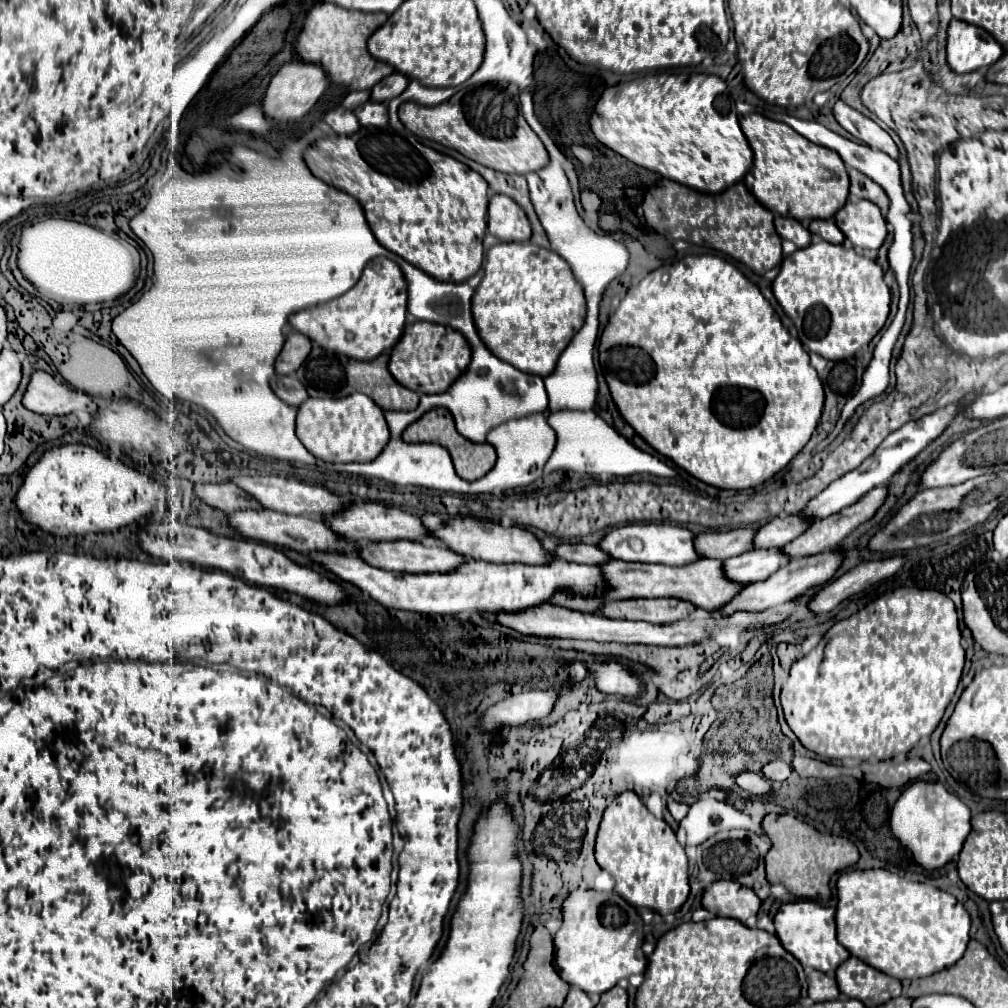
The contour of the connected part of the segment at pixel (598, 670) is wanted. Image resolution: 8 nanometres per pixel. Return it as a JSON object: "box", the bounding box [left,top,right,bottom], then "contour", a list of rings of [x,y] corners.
{"box":[590,659,644,697],"contour":[[[612,659],[610,663],[592,665],[590,671],[592,671],[596,687],[604,693],[620,693],[628,697],[628,695],[638,695],[644,691],[644,685],[618,659]]]}

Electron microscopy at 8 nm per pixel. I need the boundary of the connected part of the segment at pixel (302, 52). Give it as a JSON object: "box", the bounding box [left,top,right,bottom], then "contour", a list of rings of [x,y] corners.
{"box":[294,3,394,91],"contour":[[[320,3],[314,5],[304,21],[304,27],[294,43],[294,51],[304,63],[320,65],[332,83],[346,85],[352,91],[372,89],[376,81],[384,79],[388,73],[394,73],[392,67],[384,65],[386,69],[376,69],[378,61],[366,51],[368,37],[386,21],[386,13],[360,13],[348,11],[334,3]]]}

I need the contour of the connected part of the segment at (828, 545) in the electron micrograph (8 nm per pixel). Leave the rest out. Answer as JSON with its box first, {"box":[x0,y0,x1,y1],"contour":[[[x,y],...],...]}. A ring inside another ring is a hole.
{"box":[780,487,886,559],"contour":[[[876,487],[872,491],[866,493],[866,497],[862,501],[858,501],[856,505],[850,505],[848,509],[842,509],[840,513],[832,515],[832,517],[826,517],[824,521],[816,521],[812,523],[800,537],[796,537],[794,541],[790,541],[788,545],[784,545],[780,551],[784,555],[788,555],[790,559],[798,559],[798,557],[810,557],[810,555],[818,555],[818,553],[824,553],[824,551],[830,551],[834,549],[836,545],[840,545],[860,523],[872,519],[872,515],[880,509],[880,505],[884,503],[886,499],[886,487]]]}

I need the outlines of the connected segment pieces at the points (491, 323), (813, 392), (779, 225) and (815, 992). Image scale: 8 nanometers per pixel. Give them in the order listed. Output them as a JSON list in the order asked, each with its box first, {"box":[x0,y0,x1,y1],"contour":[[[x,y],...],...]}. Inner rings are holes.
[{"box":[472,243,586,377],"contour":[[[496,243],[486,253],[484,277],[472,297],[472,317],[480,339],[502,361],[524,373],[546,377],[586,317],[580,283],[554,251],[532,243]]]},{"box":[598,255,824,489],"contour":[[[688,255],[672,265],[662,265],[648,273],[638,285],[630,287],[626,297],[620,301],[616,313],[610,317],[608,325],[604,327],[598,343],[598,361],[604,363],[604,377],[610,387],[610,395],[624,417],[624,421],[660,455],[672,459],[680,469],[690,473],[692,477],[720,487],[720,489],[750,489],[766,479],[770,479],[774,473],[784,469],[794,455],[802,451],[802,447],[812,437],[818,419],[822,415],[824,407],[824,387],[816,373],[816,369],[810,365],[808,353],[800,345],[798,339],[790,337],[788,329],[782,325],[778,313],[772,309],[772,305],[762,297],[760,289],[750,283],[734,265],[728,261],[716,257],[716,255]]]},{"box":[774,217,810,247],"contour":[[[774,217],[774,227],[782,239],[792,241],[796,247],[808,247],[810,245],[810,231],[792,217]]]},{"box":[806,969,840,1001],"contour":[[[808,969],[806,975],[808,975],[808,997],[812,1001],[830,1001],[840,997],[840,989],[832,975],[820,973],[816,969]]]}]

